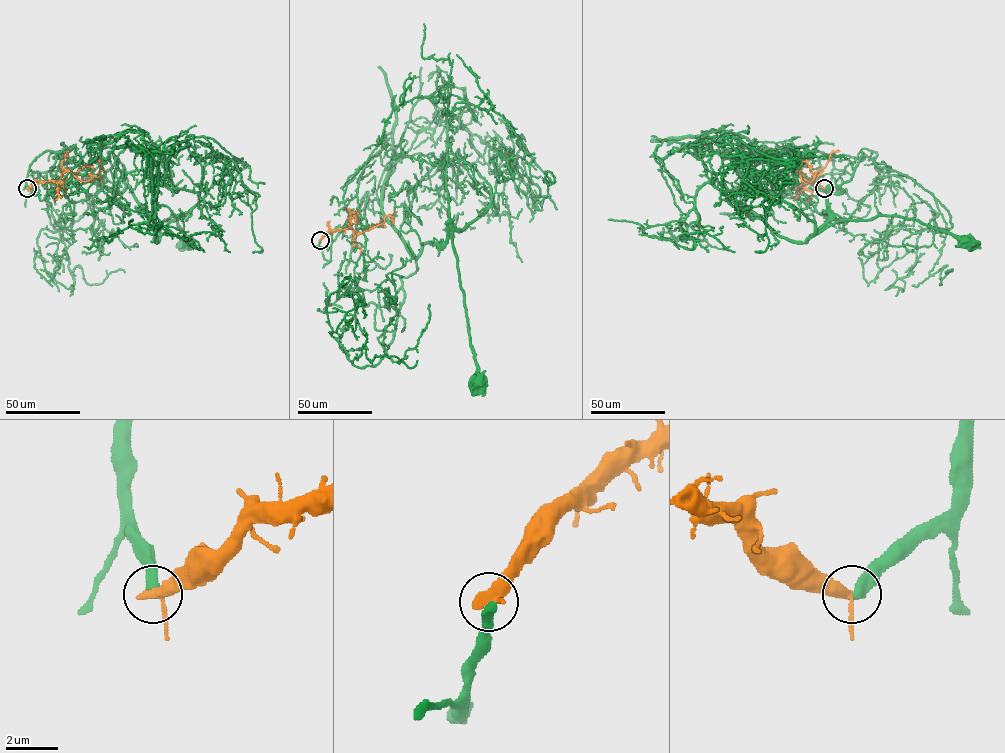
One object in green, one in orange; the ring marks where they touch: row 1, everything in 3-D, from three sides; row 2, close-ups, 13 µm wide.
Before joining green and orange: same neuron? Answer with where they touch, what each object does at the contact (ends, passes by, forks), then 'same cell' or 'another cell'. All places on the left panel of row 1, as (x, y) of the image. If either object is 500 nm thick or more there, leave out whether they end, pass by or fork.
place (27, 188); green ends; orange passes by; another cell

